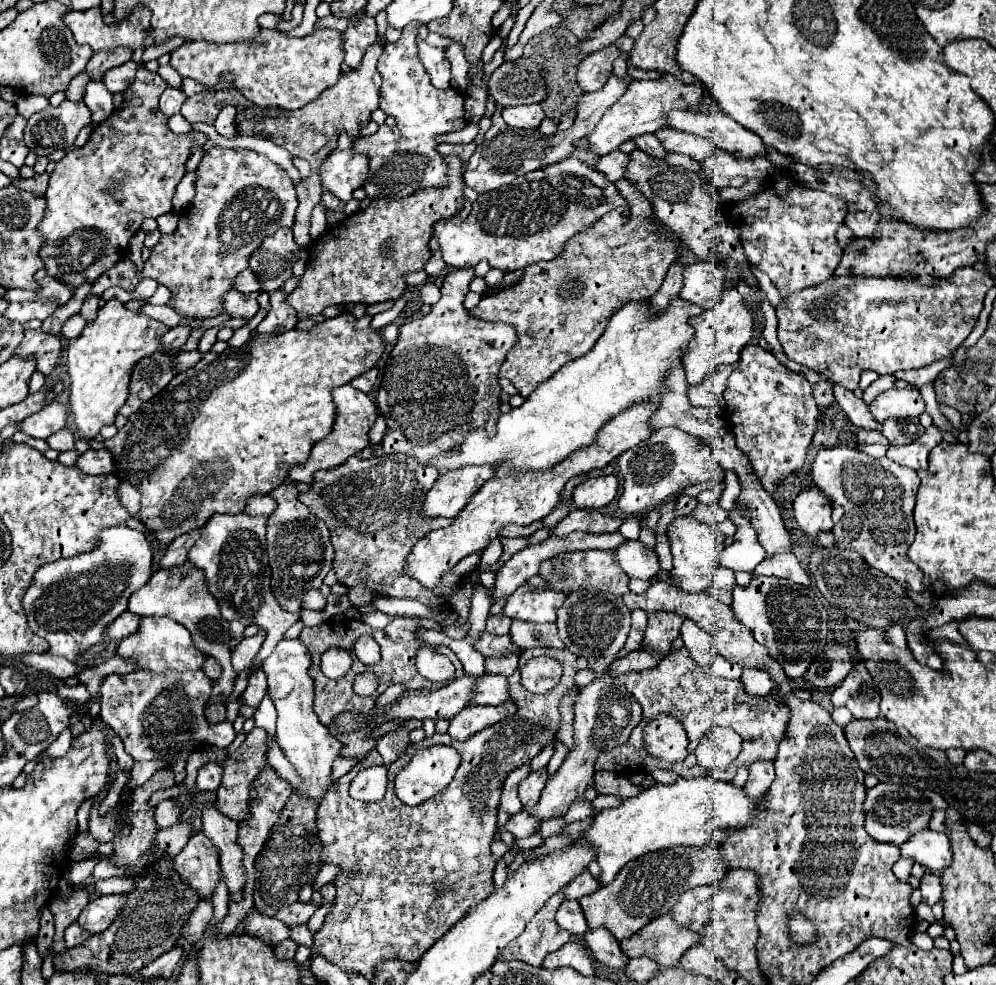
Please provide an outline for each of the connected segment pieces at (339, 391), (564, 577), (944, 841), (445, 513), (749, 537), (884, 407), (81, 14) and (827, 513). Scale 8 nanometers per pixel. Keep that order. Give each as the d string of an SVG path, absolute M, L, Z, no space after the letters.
M341 385L341 387L335 387L331 391L333 395L333 405L337 409L337 417L335 417L335 425L331 429L331 433L317 441L315 447L311 449L309 453L309 459L305 463L297 463L289 469L289 477L295 479L295 481L301 481L301 483L311 483L311 475L317 471L317 469L331 469L331 467L337 467L341 463L347 461L347 457L355 455L357 451L365 449L369 445L369 429L371 425L375 423L377 419L377 407L375 403L363 393L363 391L357 391L353 389L351 385Z
M573 551L555 555L549 561L541 563L541 577L549 581L549 587L555 591L577 591L577 589L603 589L613 595L623 595L629 591L629 579L619 571L613 551Z
M917 831L899 849L903 857L911 857L915 863L933 873L939 873L947 867L947 863L951 863L951 843L941 831Z
M465 467L455 475L439 475L433 487L421 501L421 517L457 517L459 511L469 503L471 495L491 477L487 467Z
M737 505L729 511L729 519L737 527L733 537L733 545L725 547L719 555L719 565L729 567L733 571L751 573L755 565L759 565L765 557L765 551L757 539L757 531L751 525L751 515L745 505Z
M907 387L907 389L889 389L877 395L875 401L869 403L869 411L877 425L881 427L887 419L905 419L905 417L919 417L925 411L923 397L919 389Z
M135 7L131 17L121 23L105 25L101 17L101 9L91 11L67 11L63 21L71 29L75 41L79 45L91 45L97 51L113 51L117 47L139 49L147 39L147 23L151 13L145 7Z
M817 487L801 491L793 501L793 511L801 531L811 537L817 537L821 531L831 531L833 527L831 503Z

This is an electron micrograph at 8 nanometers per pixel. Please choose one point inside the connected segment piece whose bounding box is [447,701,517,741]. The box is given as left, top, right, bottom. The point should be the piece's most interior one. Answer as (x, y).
(473, 718)

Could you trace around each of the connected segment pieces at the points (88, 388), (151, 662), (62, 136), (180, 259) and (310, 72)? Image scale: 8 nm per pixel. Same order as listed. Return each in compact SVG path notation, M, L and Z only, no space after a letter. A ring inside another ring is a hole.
M117 299L107 301L97 319L83 329L83 333L69 341L69 359L67 359L67 373L71 379L69 389L69 411L73 423L77 427L77 435L81 439L95 439L105 425L115 423L115 415L119 407L127 399L127 379L131 375L135 363L153 351L164 351L161 337L169 331L169 327L139 315L135 311L127 311L123 303Z
M167 616L143 617L137 633L133 633L133 635L129 635L117 643L115 655L121 659L135 661L137 669L149 671L151 675L163 675L167 671L175 671L175 673L199 671L207 659L207 655L201 653L193 645L189 631Z
M65 101L59 107L47 107L29 117L25 127L25 145L37 157L49 157L57 149L75 143L79 131L91 123L91 113L83 103Z
M209 149L199 167L195 181L195 197L191 205L179 215L179 227L171 235L163 235L159 245L151 249L151 257L145 263L143 277L151 277L175 293L175 311L191 317L217 317L223 313L223 293L231 289L231 279L249 267L251 253L263 243L265 237L277 229L293 227L297 211L297 195L287 173L271 159L243 149Z
M315 27L307 37L289 37L279 29L261 29L255 43L185 43L171 53L171 65L181 77L191 77L207 87L221 85L225 73L233 75L233 85L257 107L279 107L295 111L315 101L341 77L345 59L341 31Z

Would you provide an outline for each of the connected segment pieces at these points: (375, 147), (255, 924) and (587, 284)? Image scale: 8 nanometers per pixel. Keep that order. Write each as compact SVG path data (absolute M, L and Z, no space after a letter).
M411 23L403 29L397 43L389 43L379 57L377 71L383 77L380 89L380 109L395 118L393 127L379 127L375 135L361 137L355 141L353 151L369 159L371 179L363 183L367 197L371 199L403 199L419 189L445 189L449 185L445 157L435 149L439 141L437 135L459 131L467 125L463 95L455 89L437 89L431 85L429 75L419 61L415 37L421 23Z
M251 911L247 917L247 927L245 933L259 937L263 943L269 945L279 945L289 937L289 925L281 923L279 919L273 917L263 917L257 911Z
M623 179L617 185L623 199L627 199L631 217L623 217L619 209L611 211L591 229L579 233L571 243L567 243L567 251L553 261L539 261L531 267L525 267L525 277L507 289L501 289L493 295L487 295L479 301L479 305L471 311L475 317L483 321L503 321L515 327L517 343L507 353L507 359L501 365L501 377L509 379L521 397L529 397L529 393L543 381L551 379L565 363L585 355L597 343L601 333L605 331L613 313L617 313L629 301L649 301L657 289L661 287L669 265L677 259L677 247L673 241L665 239L657 233L657 227L651 223L651 203L643 199L643 195L633 187L631 181Z

